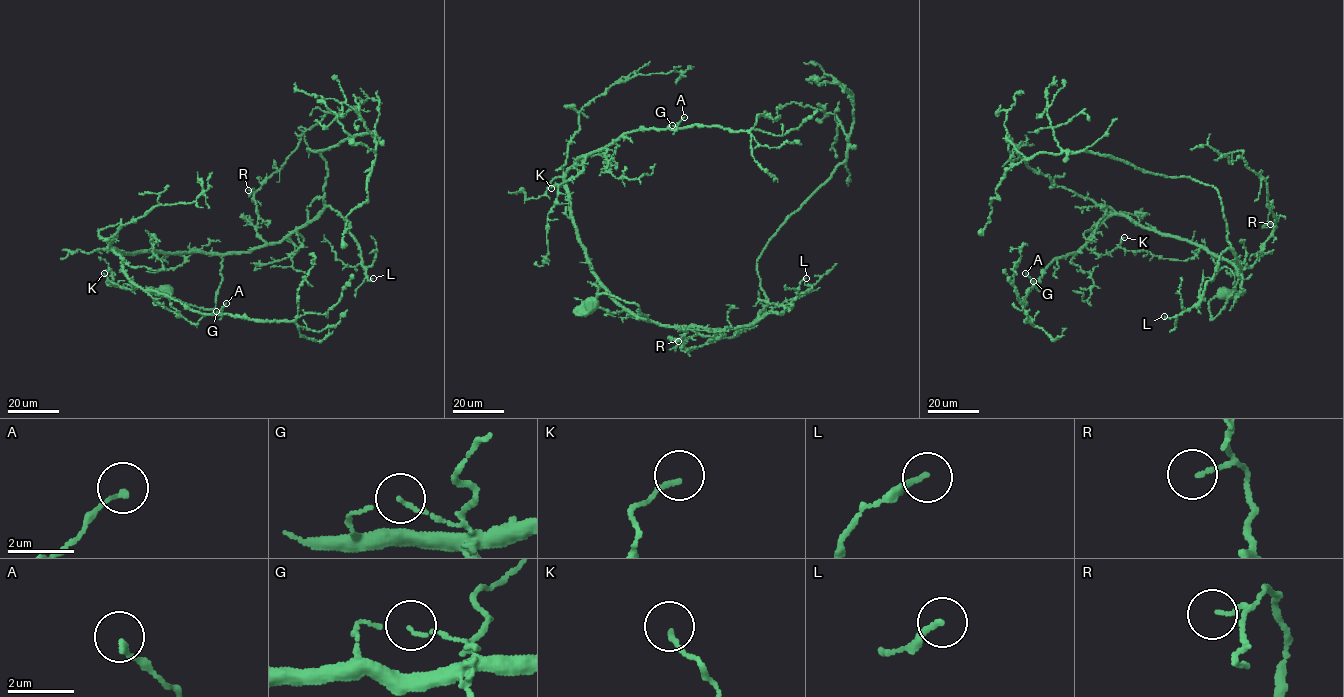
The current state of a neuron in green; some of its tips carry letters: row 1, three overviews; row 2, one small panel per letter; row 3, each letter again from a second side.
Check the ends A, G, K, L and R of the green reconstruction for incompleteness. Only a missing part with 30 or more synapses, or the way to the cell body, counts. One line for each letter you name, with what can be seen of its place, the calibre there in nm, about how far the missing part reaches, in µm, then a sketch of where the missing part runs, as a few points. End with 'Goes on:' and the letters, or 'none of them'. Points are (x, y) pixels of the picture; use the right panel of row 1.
L: Place: (1164, 316). Thickness 160 nm. Missing length about 50 µm. Course of what is missing: (1164, 316), (1153, 303), (1135, 308), (1142, 280), (1145, 242)
Goes on: L

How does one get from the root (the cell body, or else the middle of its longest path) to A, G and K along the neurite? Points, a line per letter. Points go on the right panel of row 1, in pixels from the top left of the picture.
A: (1223, 294), (1209, 302), (1210, 320), (1234, 291), (1235, 265), (1118, 214), (1055, 259), (1036, 285), (1025, 273)
G: (1223, 294), (1209, 302), (1210, 320), (1234, 291), (1235, 265), (1118, 214), (1033, 281)
K: (1223, 294), (1209, 302), (1210, 320), (1235, 265), (1124, 215), (1085, 246), (1104, 255), (1124, 237)

